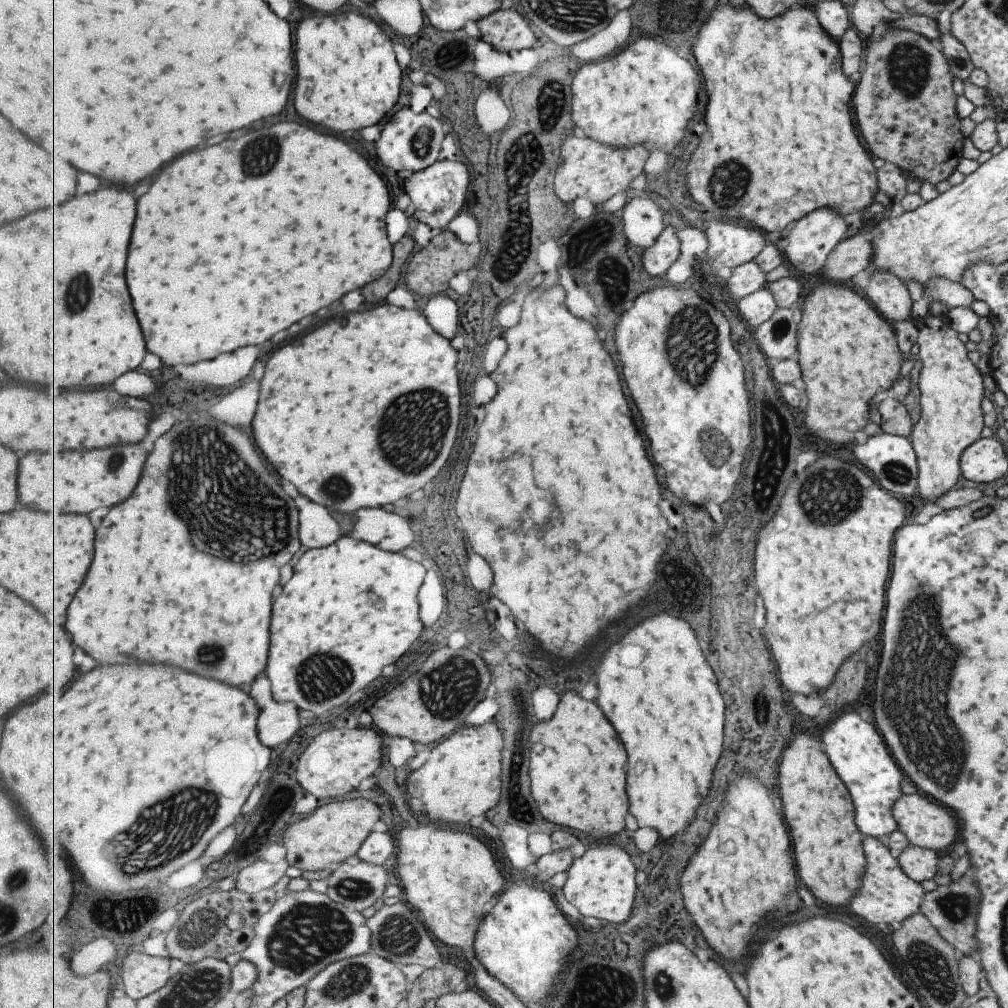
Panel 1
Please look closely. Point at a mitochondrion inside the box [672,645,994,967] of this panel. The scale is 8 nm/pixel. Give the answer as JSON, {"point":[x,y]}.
{"point":[957,907]}

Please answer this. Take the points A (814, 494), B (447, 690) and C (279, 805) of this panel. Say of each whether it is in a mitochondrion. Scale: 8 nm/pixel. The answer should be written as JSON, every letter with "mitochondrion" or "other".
{"A":"mitochondrion","B":"mitochondrion","C":"other"}

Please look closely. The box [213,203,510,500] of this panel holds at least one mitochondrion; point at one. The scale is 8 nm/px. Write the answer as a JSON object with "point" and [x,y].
{"point":[416,427]}

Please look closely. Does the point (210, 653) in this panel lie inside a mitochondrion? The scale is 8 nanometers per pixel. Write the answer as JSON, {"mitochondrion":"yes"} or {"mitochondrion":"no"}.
{"mitochondrion":"yes"}

